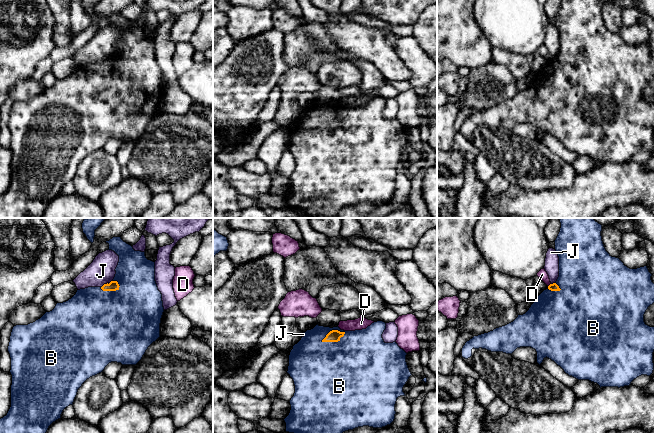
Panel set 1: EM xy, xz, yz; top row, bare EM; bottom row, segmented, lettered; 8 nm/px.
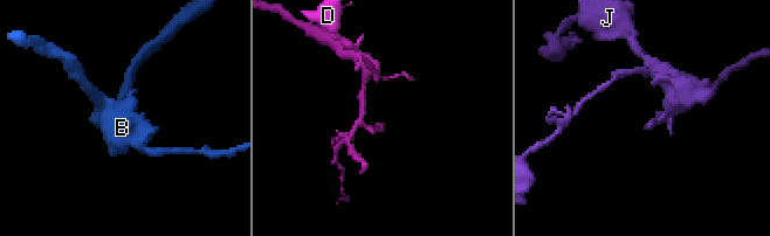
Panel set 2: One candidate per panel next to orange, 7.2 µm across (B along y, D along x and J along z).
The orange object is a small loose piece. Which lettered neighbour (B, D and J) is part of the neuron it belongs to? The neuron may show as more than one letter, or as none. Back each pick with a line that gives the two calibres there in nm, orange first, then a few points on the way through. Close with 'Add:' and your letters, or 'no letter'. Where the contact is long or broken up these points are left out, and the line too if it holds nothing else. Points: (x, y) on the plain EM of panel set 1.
B: calibres 100 and 500 nm
Add: B

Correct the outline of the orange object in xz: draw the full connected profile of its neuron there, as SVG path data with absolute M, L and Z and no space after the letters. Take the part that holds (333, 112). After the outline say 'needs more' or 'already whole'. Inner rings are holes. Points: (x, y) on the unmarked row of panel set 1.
M377 97L366 105L344 107L337 103L324 103L318 100L293 122L289 131L287 149L294 157L295 169L291 174L291 186L284 195L286 208L302 210L310 218L332 218L343 208L358 203L382 204L395 195L397 174L406 172L403 163L412 151L407 138L407 129L396 118L385 119L382 110L386 99Z | needs more

